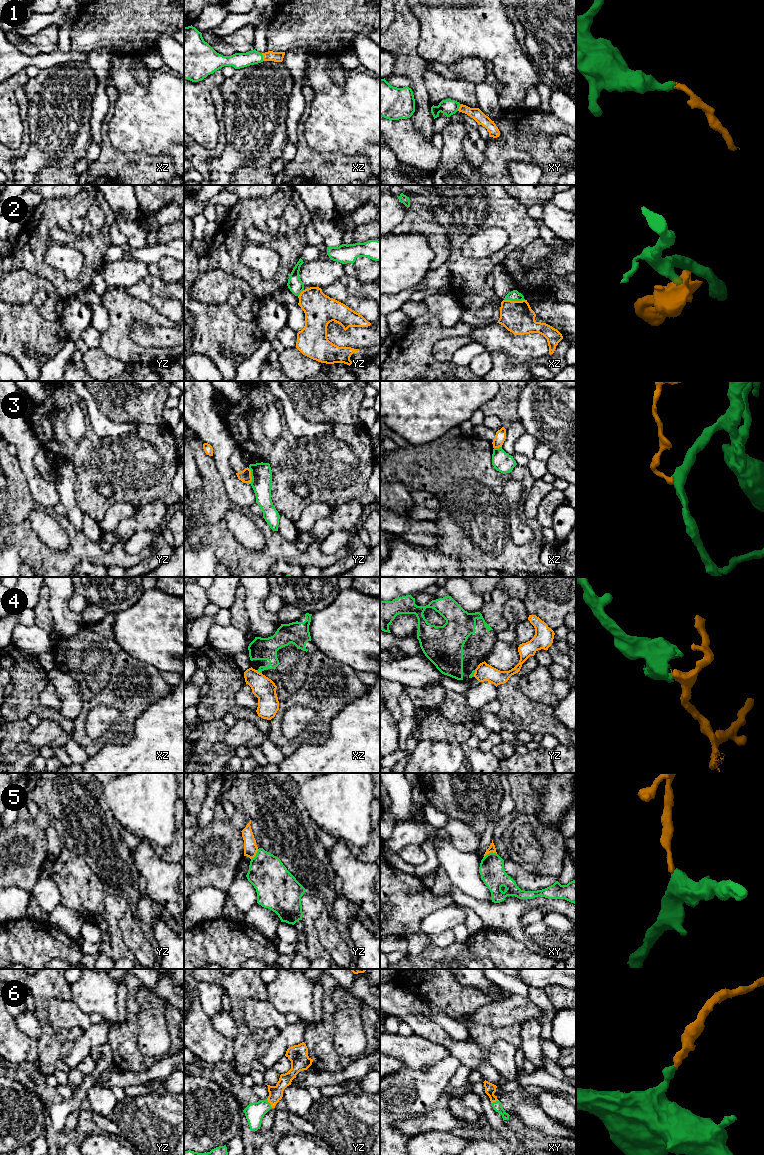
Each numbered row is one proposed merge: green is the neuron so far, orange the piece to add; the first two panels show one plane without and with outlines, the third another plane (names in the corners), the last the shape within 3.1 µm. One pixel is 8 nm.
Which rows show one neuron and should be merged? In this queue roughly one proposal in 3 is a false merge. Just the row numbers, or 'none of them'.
1, 6

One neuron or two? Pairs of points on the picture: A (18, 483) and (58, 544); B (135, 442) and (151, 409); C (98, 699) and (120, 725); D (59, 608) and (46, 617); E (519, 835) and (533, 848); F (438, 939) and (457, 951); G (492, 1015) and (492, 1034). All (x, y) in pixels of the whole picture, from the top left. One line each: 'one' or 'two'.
A: two
B: two
C: two
D: two
E: one
F: two
G: two

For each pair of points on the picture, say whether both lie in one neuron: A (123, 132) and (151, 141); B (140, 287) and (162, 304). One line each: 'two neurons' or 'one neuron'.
A: one neuron
B: one neuron

